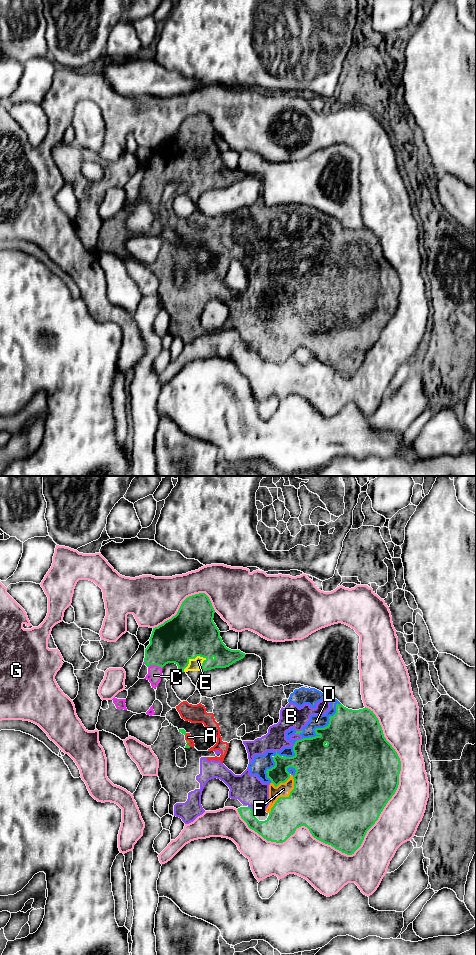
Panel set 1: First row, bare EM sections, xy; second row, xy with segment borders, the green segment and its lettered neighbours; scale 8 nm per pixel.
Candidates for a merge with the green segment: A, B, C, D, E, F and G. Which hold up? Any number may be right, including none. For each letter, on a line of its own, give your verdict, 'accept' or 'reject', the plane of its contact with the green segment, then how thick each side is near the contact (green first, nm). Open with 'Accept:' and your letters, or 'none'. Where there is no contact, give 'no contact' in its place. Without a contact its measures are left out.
Accept: A, B, C, D, E, F
A: accept; meets green in xy; 20 nm thick on the green side, 50 nm on the other
B: accept; meets green in xy; 200 nm thick on the green side, 240 nm on the other
C: accept; meets green in xy; 360 nm thick on the green side, 120 nm on the other
D: accept; meets green in xy; 440 nm thick on the green side, 110 nm on the other
E: accept; meets green in xy; 380 nm thick on the green side, 100 nm on the other
F: accept; meets green in xy; 420 nm thick on the green side, 110 nm on the other
G: reject; meets green in xy; 480 nm thick on the green side, 360 nm on the other

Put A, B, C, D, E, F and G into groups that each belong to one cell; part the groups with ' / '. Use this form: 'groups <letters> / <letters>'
groups A B C D E F / G

